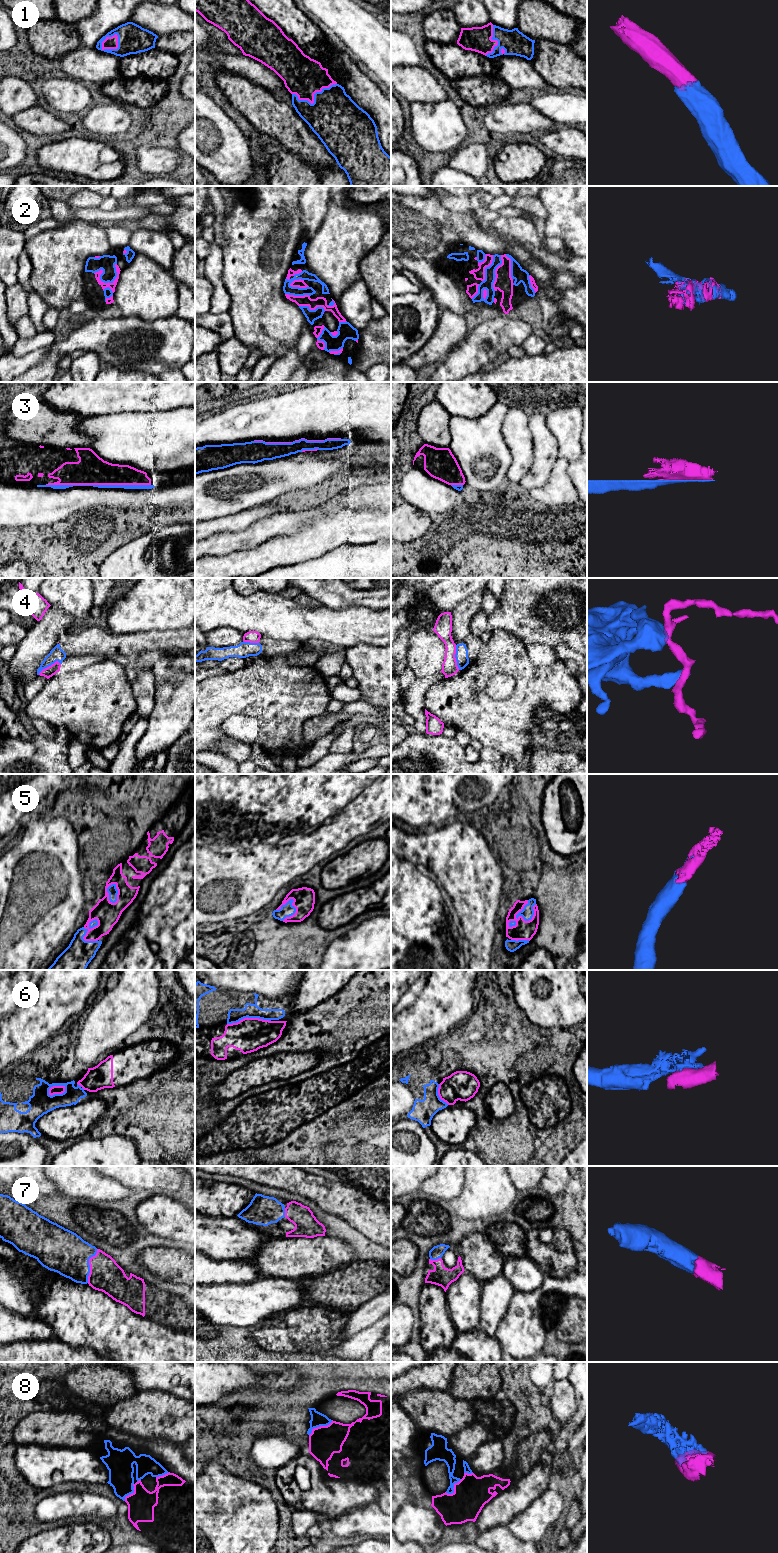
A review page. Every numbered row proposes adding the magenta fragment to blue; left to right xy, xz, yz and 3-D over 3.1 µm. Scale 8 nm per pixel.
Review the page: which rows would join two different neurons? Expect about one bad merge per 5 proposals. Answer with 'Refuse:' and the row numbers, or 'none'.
Refuse: 4

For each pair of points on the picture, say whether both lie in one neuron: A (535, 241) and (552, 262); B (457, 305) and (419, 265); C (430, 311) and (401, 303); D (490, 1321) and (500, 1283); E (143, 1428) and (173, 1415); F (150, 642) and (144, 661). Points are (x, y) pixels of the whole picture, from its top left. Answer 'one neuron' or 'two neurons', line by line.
A: two neurons
B: one neuron
C: one neuron
D: one neuron
E: one neuron
F: two neurons

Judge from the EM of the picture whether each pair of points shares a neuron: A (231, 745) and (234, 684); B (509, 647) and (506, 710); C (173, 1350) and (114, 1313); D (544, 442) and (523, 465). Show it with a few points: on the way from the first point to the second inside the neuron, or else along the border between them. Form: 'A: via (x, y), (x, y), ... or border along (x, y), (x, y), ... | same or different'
A: border along (227, 737), (216, 746), (216, 752) | different
B: via (516, 663), (520, 668), (520, 694) | same
C: via (158, 1350), (151, 1350), (129, 1328) | same
D: border along (531, 432), (532, 463), (523, 477) | different

